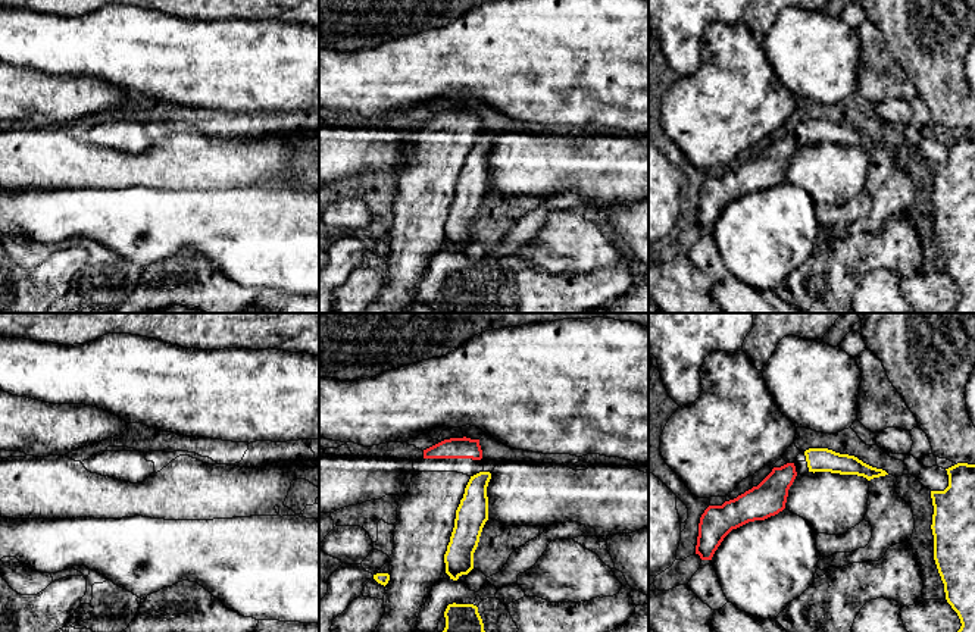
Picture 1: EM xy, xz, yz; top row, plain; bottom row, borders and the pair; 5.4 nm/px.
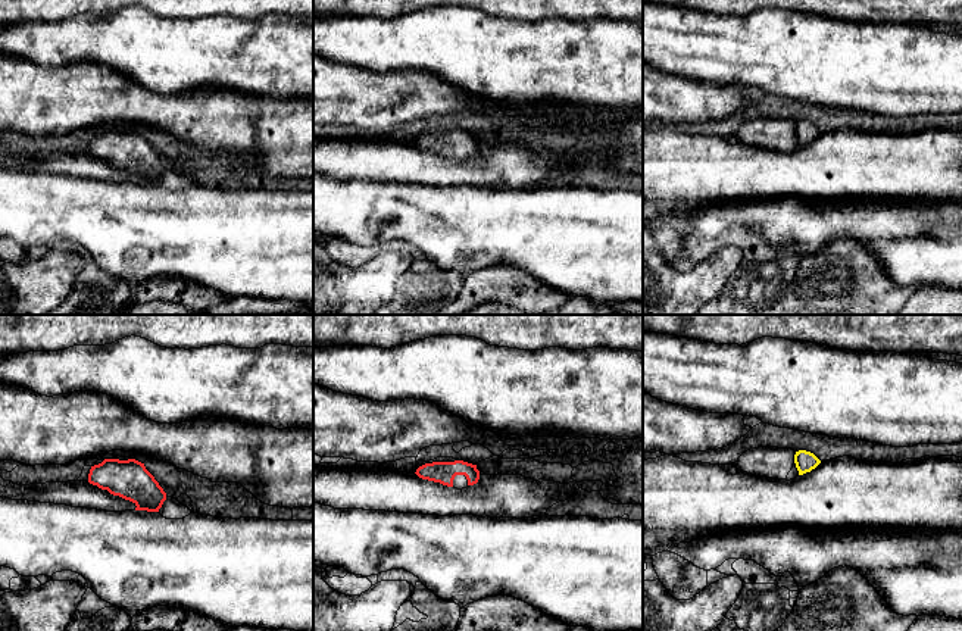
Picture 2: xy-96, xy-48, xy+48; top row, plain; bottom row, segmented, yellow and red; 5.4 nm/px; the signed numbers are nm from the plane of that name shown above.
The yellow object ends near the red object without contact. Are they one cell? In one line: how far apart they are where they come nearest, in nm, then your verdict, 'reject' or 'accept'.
70 nm | reject

